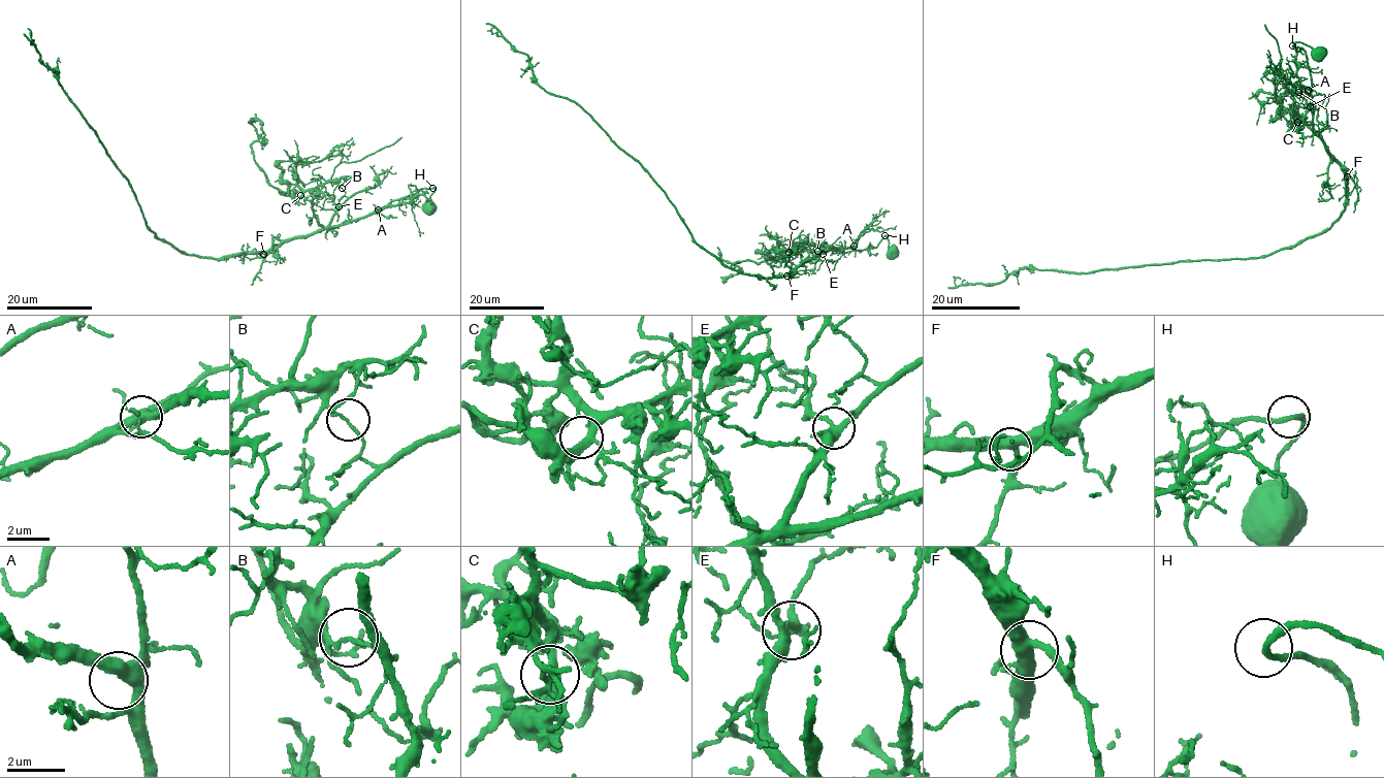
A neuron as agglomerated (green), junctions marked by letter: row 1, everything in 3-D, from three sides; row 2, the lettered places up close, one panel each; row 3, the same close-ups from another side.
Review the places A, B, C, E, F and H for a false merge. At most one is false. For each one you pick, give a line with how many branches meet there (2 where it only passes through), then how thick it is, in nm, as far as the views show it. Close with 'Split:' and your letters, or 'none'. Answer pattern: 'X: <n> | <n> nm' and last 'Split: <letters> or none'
B: 2 | 120 nm
Split: B

